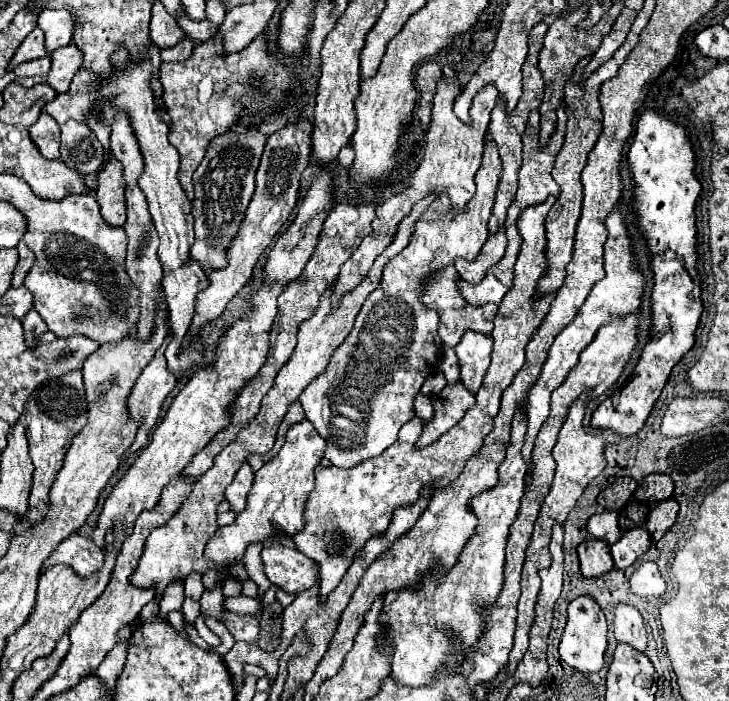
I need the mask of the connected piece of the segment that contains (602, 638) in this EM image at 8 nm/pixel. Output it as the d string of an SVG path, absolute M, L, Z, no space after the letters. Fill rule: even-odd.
M580 596L570 602L568 606L568 624L562 634L558 652L560 658L578 672L590 674L600 670L600 660L604 660L606 650L606 616L600 606L590 596Z

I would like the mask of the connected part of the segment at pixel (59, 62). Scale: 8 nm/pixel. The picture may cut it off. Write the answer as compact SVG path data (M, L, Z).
M68 44L52 52L50 58L52 58L52 68L48 72L48 84L52 84L56 92L66 92L72 82L74 72L82 66L84 56L74 44Z

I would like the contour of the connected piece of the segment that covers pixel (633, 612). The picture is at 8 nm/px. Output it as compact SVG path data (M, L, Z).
M620 604L614 610L614 636L622 644L630 644L634 650L646 650L646 626L640 612L634 606Z

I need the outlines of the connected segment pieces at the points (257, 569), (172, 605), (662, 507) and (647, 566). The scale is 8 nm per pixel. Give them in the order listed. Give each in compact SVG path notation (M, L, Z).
M252 544L252 548L248 548L248 552L244 556L244 566L248 570L250 580L254 580L258 584L258 588L260 588L260 600L262 600L264 592L270 588L270 580L264 574L264 562L260 558L260 550L262 550L262 544Z
M180 580L180 584L172 584L172 588L164 590L164 596L162 596L160 604L158 604L158 606L160 606L158 618L166 620L170 612L180 610L182 602L184 602L184 586L182 586L182 580Z
M674 498L660 502L648 516L646 522L646 530L652 536L652 542L658 542L676 522L676 514L678 514L678 502Z
M644 562L630 578L630 590L648 600L648 598L658 598L666 592L664 578L658 572L658 566L654 562Z

